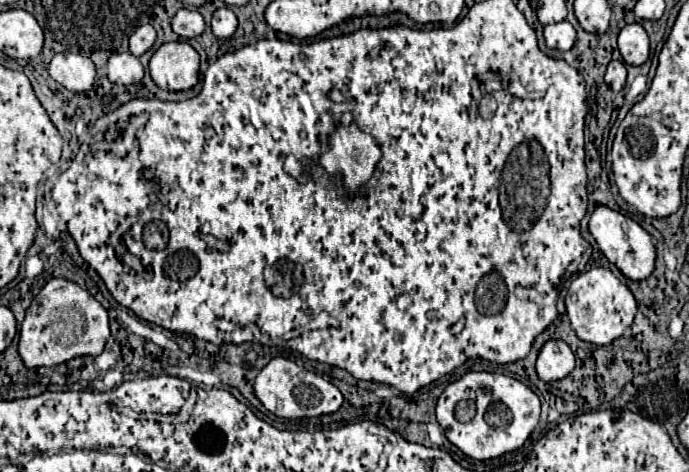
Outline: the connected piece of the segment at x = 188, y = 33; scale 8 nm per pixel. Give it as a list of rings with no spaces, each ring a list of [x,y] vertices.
[[[179,8],[171,20],[171,28],[181,38],[193,38],[205,30],[205,22],[203,22],[203,16],[199,14],[199,10]]]

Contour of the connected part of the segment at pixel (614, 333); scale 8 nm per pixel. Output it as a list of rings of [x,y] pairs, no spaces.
[[[591,268],[579,274],[569,286],[565,306],[575,334],[597,346],[605,346],[615,338],[621,338],[633,326],[633,318],[637,314],[637,300],[633,292],[609,268]]]

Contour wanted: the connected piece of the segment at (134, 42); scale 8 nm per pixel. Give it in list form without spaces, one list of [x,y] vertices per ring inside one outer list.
[[[145,24],[145,26],[137,28],[135,34],[129,38],[129,46],[131,46],[133,56],[141,56],[153,44],[155,44],[155,28],[151,24]]]

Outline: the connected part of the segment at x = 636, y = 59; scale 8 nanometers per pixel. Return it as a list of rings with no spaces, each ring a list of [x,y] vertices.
[[[637,22],[627,24],[619,32],[619,52],[623,56],[625,64],[641,66],[649,58],[649,36],[645,28]]]

